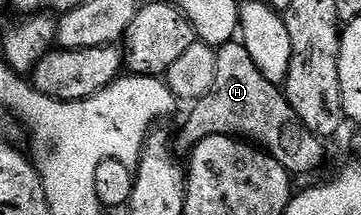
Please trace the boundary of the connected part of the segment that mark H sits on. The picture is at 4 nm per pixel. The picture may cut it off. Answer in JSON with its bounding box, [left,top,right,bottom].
[182,40,326,176]

